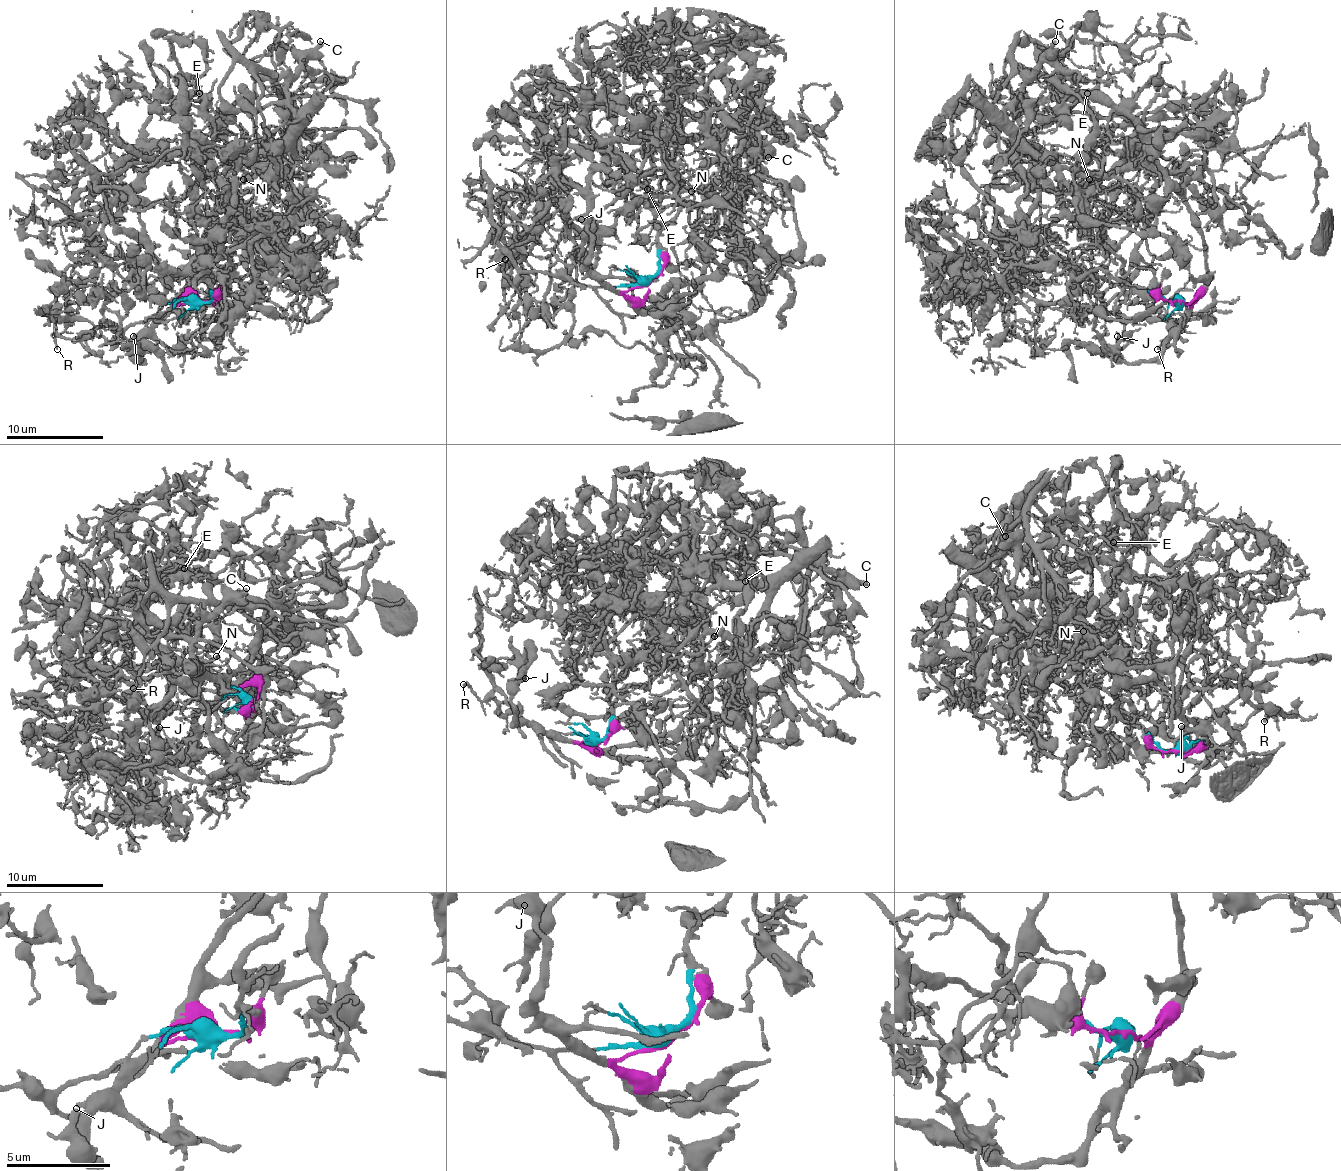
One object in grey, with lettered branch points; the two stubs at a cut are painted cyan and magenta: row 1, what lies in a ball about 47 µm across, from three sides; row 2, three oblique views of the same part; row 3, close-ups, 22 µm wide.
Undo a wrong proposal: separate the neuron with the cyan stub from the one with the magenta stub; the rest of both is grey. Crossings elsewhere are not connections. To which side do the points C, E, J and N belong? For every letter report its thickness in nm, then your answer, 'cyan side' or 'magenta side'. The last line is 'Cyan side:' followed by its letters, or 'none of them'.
C: 320 nm | cyan side
E: 170 nm | cyan side
J: 300 nm | magenta side
N: 160 nm | cyan side
Cyan side: C, E, N

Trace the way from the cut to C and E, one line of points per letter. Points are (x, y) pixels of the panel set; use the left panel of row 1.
C: (202, 301), (209, 301), (214, 264), (239, 240), (273, 228), (287, 213), (292, 113), (287, 84), (319, 40)
E: (202, 301), (214, 264), (287, 213), (290, 152), (227, 155), (214, 111), (183, 106), (200, 94)

